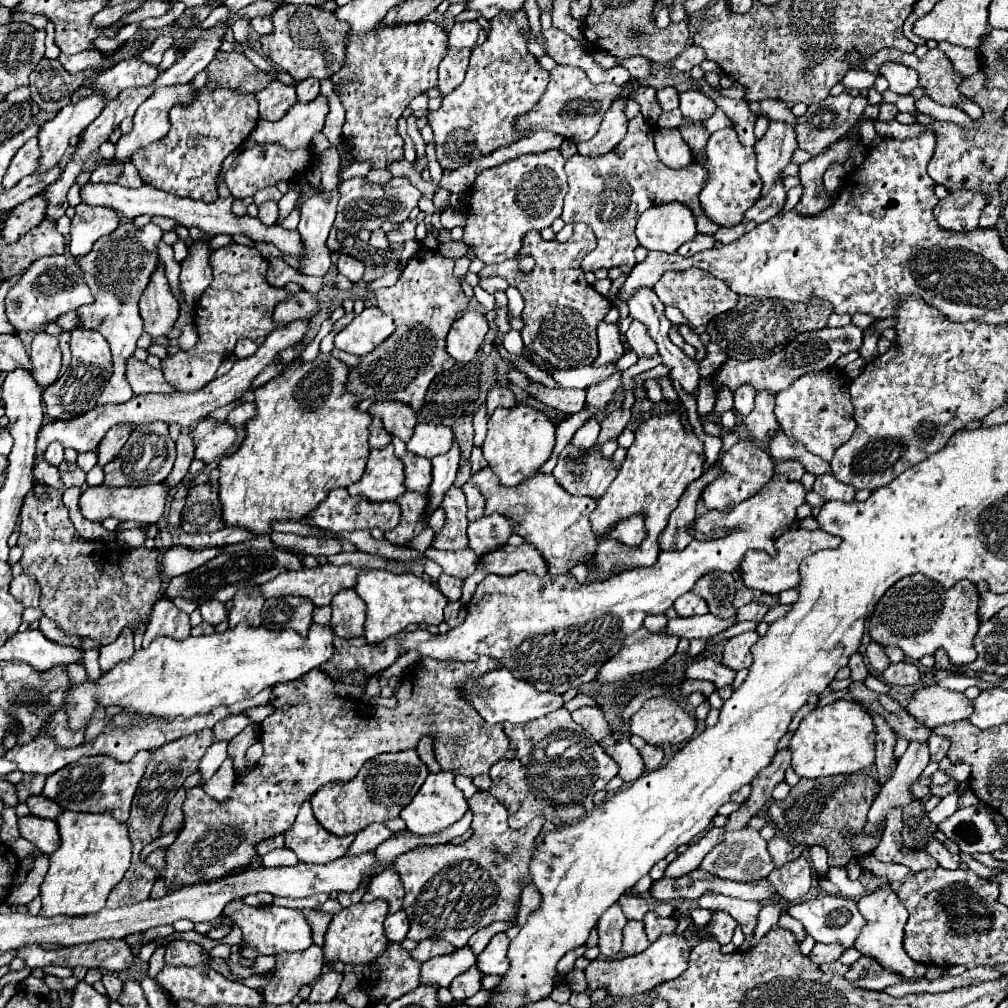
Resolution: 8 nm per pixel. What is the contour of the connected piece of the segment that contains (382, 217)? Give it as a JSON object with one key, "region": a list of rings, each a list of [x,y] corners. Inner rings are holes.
{"region":[[[349,178],[341,182],[339,186],[341,198],[339,198],[339,208],[337,208],[337,220],[335,226],[337,230],[343,230],[345,234],[357,236],[361,228],[367,230],[377,230],[381,228],[383,222],[403,222],[409,218],[409,212],[417,206],[421,200],[421,192],[405,178],[393,178],[389,184],[379,186],[365,182],[365,178]]]}

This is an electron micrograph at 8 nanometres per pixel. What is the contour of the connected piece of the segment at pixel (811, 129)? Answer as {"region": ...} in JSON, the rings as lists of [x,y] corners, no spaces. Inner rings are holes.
{"region":[[[843,92],[841,96],[835,96],[835,98],[829,96],[821,104],[811,104],[809,110],[805,112],[805,116],[801,116],[795,124],[799,148],[807,150],[809,154],[821,154],[827,146],[837,142],[843,134],[847,134],[857,124],[857,120],[859,120],[865,106],[867,106],[865,96],[851,96],[847,92]]]}

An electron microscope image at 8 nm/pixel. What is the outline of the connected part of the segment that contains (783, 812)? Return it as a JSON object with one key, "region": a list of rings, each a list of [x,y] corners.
{"region":[[[865,772],[839,774],[839,778],[821,778],[821,780],[801,778],[799,784],[791,788],[785,800],[771,802],[769,816],[779,826],[779,830],[787,840],[807,846],[823,846],[829,854],[829,866],[845,868],[853,858],[871,854],[877,842],[881,840],[881,831],[874,834],[859,834],[857,838],[849,840],[841,834],[841,830],[847,826],[851,830],[861,830],[865,826],[867,810],[871,802],[877,798],[879,788],[881,786],[877,784],[877,780],[867,776]]]}

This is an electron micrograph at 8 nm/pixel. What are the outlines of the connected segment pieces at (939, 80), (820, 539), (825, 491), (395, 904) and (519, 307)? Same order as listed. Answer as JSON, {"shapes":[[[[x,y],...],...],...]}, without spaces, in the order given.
{"shapes":[[[[883,48],[877,54],[873,54],[867,60],[857,62],[857,68],[877,72],[879,64],[885,60],[893,60],[899,64],[905,64],[919,74],[919,88],[923,88],[931,100],[943,106],[953,106],[957,100],[963,100],[963,94],[959,92],[959,82],[963,82],[965,76],[961,76],[949,58],[939,50],[929,50],[923,58],[917,58],[915,54],[899,52],[895,48]]],[[[795,528],[795,530],[785,532],[783,536],[779,536],[775,540],[775,550],[777,550],[775,556],[771,556],[767,552],[751,550],[751,552],[747,552],[743,556],[743,562],[741,562],[737,572],[739,572],[741,582],[747,582],[747,588],[753,588],[753,590],[777,596],[783,590],[799,586],[799,564],[801,564],[801,560],[805,556],[809,556],[813,552],[819,552],[819,550],[825,550],[825,548],[837,548],[837,546],[839,546],[839,538],[827,534],[825,530],[811,532],[811,530]]],[[[823,474],[815,480],[813,490],[823,496],[825,500],[847,500],[851,502],[855,498],[855,488],[841,484],[839,480],[835,480],[831,474]]],[[[387,868],[385,872],[381,872],[379,876],[375,876],[371,880],[371,884],[367,886],[361,902],[371,902],[371,900],[381,898],[381,900],[385,900],[389,904],[389,912],[393,914],[393,912],[397,912],[401,908],[403,896],[405,896],[403,882],[401,882],[397,870]]],[[[509,286],[505,293],[508,298],[511,318],[520,318],[524,308],[524,302],[520,292],[516,288]]]]}

